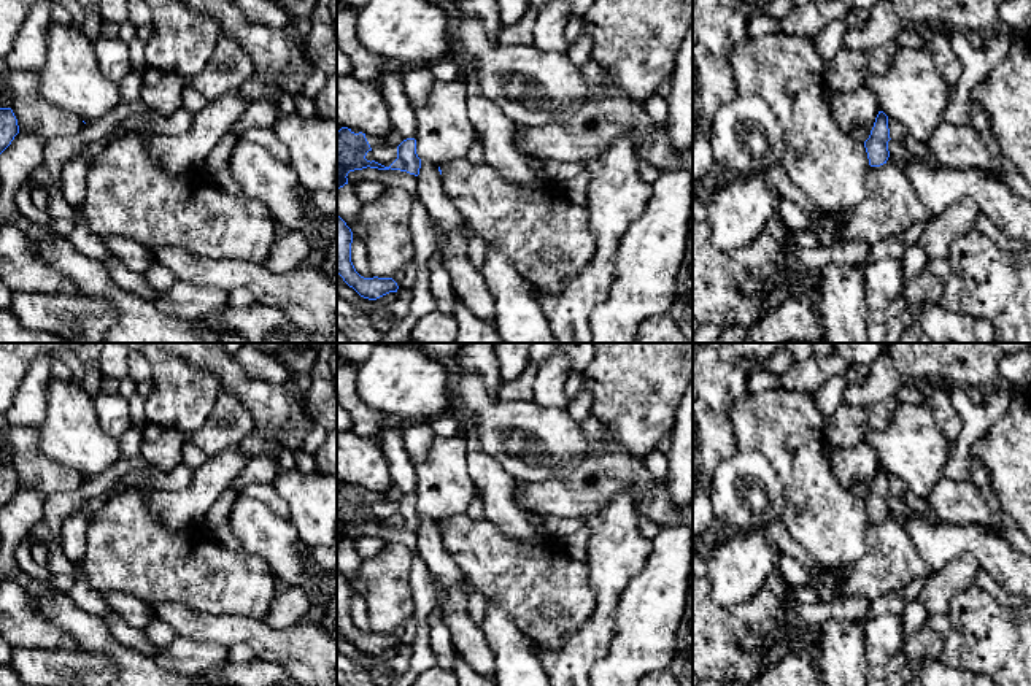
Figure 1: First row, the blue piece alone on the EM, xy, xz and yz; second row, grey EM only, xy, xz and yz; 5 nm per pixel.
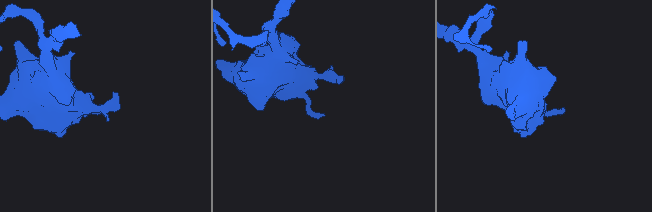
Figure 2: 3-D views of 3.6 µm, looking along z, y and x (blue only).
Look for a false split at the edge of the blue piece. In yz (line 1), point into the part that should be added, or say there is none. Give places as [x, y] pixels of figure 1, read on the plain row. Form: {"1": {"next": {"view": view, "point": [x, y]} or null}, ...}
{"1": {"next": null}}

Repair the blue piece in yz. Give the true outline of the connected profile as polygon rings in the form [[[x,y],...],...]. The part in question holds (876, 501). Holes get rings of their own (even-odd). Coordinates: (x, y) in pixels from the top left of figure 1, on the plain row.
[[[878,467],[869,494],[864,497],[869,521],[880,522],[886,519],[890,513],[888,497],[890,497],[888,472]]]

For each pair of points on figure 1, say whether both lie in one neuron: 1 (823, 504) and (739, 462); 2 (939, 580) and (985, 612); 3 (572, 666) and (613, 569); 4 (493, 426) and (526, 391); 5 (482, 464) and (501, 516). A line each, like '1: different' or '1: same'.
1: different
2: different
3: same
4: different
5: same

